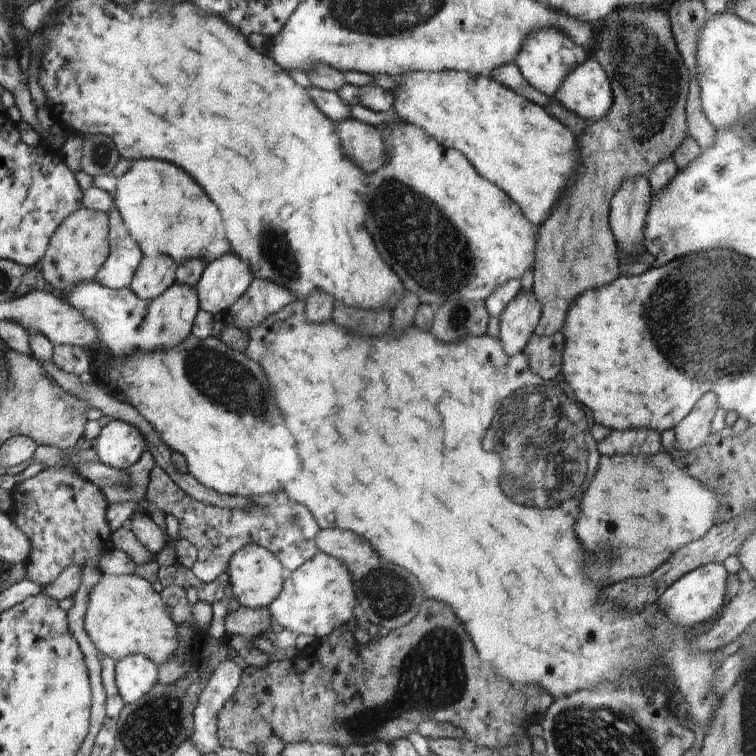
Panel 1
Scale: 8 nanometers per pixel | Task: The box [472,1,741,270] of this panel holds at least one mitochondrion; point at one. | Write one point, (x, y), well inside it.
(651, 78)

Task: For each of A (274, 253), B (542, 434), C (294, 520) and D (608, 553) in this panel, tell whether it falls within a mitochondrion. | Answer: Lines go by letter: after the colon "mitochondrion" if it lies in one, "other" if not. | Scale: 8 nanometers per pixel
A: mitochondrion
B: mitochondrion
C: mitochondrion
D: mitochondrion

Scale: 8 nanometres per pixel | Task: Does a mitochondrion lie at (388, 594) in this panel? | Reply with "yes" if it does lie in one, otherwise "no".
yes

